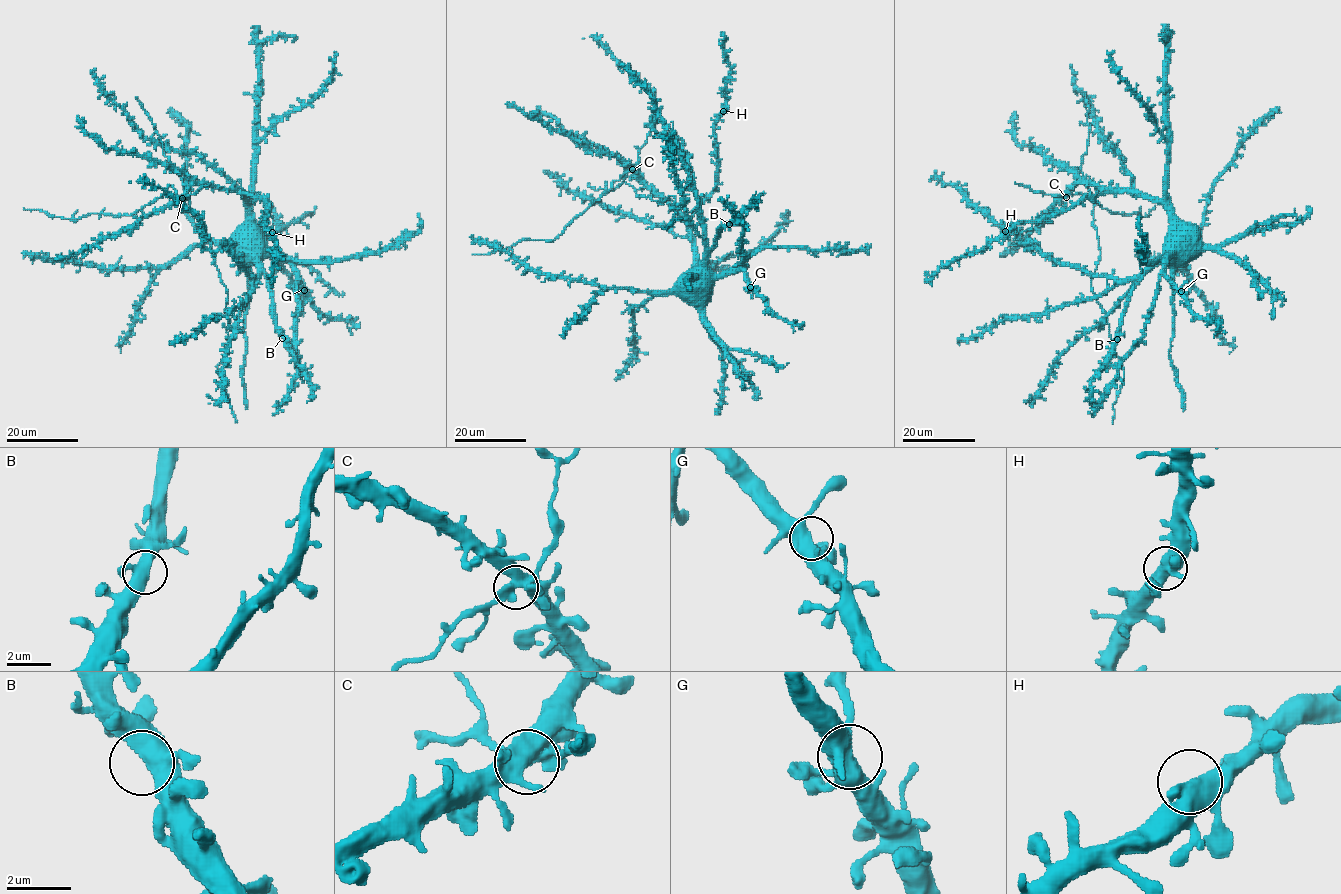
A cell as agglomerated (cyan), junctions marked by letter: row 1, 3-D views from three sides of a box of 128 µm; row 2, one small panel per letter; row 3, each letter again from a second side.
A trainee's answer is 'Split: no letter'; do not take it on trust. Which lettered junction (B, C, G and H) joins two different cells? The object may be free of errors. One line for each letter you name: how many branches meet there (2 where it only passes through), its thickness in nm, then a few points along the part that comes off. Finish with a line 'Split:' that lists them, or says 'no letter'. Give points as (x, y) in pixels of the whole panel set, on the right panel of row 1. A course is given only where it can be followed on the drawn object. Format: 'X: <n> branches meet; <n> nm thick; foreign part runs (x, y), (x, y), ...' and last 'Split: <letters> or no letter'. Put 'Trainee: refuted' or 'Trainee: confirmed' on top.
Trainee: refuted
C: 4 branches meet; 480 nm thick; foreign part runs (1066, 197), (1080, 193), (1112, 213), (1128, 215), (1140, 211), (1140, 218), (1149, 215), (1155, 206)
Split: C

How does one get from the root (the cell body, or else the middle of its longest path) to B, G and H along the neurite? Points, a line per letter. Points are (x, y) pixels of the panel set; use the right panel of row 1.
B: (1156, 203), (1164, 207), (1170, 224), (1162, 256), (1133, 289), (1117, 339)
G: (1156, 203), (1168, 212), (1170, 223), (1169, 257), (1164, 274), (1181, 291)
H: (1156, 203), (1135, 193), (1100, 193), (1049, 216), (1017, 222), (1005, 231)

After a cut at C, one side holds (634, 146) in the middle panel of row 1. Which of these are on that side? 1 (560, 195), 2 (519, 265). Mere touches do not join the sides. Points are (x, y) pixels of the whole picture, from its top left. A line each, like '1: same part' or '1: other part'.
1: other part
2: other part

